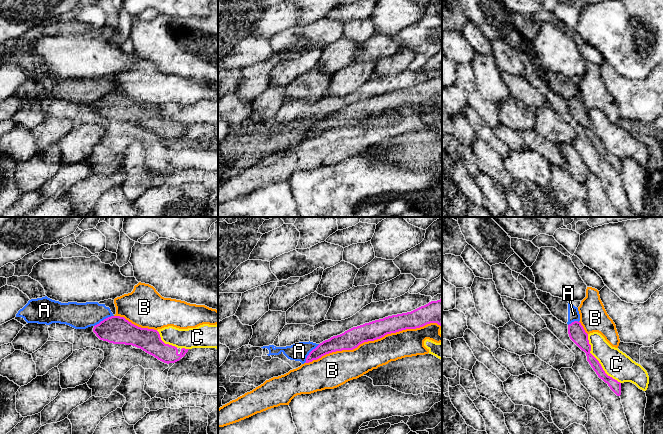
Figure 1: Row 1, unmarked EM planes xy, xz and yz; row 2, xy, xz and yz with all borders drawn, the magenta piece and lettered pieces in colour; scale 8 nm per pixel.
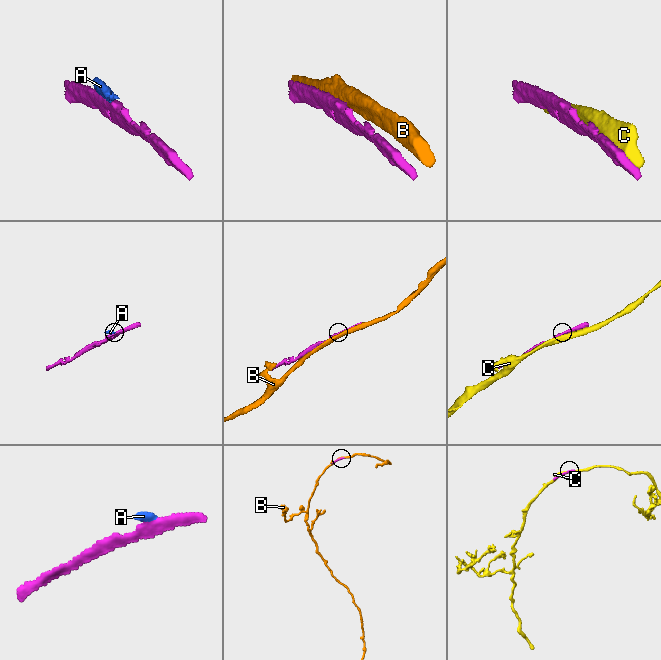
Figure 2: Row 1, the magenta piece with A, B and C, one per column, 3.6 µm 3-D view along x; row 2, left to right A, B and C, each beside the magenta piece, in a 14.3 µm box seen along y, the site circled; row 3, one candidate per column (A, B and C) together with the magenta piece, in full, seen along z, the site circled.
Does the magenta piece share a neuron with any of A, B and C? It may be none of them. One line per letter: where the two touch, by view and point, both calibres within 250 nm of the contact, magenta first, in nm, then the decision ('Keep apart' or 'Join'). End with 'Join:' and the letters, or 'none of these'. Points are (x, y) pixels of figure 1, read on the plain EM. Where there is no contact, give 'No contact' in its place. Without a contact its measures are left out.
A: Touches magenta at xy (104, 95). Thickness 220 nm (magenta) against 200 nm. Keep apart
B: Touches magenta at xz (373, 116). Thickness 160 nm (magenta) against 220 nm. Keep apart
C: Touches magenta at yz (598, 137). Thickness 120 nm (magenta) against 220 nm. Keep apart
Join: none of these

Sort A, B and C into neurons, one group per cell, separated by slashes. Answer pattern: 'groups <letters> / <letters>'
groups A / B / C

